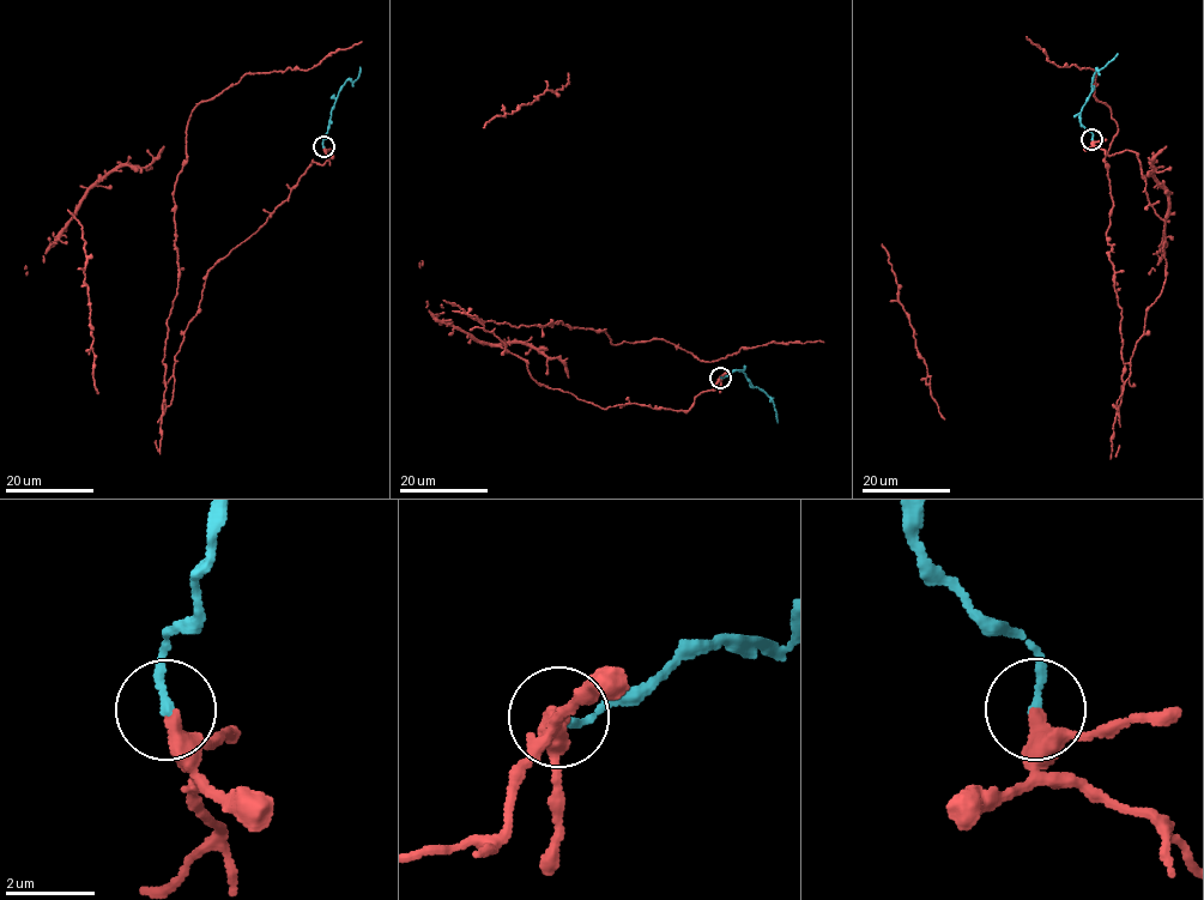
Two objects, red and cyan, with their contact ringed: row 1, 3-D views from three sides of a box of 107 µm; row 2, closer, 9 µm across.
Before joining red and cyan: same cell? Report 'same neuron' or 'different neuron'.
same neuron

